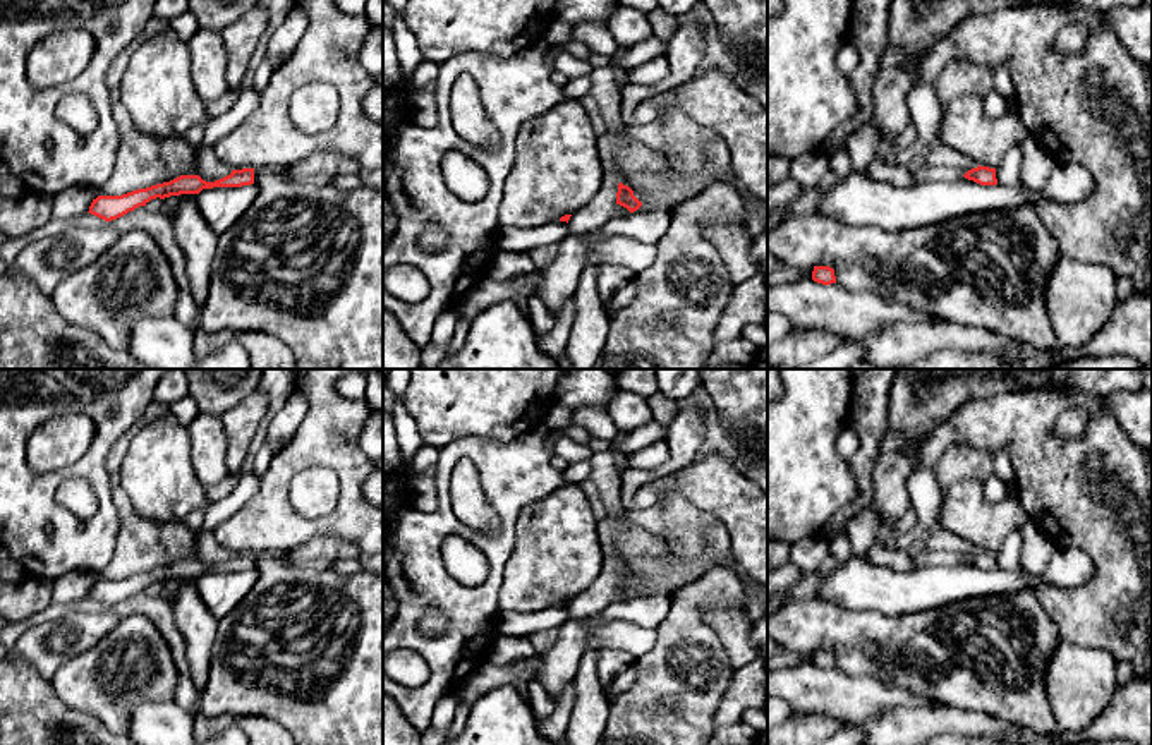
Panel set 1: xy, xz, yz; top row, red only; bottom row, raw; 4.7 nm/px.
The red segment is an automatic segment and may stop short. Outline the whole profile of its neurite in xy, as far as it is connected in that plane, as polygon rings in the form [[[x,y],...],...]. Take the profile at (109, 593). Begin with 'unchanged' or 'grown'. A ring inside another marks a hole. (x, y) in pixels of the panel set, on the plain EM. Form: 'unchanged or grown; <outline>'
unchanged; [[[254,553],[232,554],[230,560],[215,566],[206,566],[199,560],[180,560],[170,566],[137,573],[122,580],[98,580],[93,584],[88,597],[105,606],[112,606],[139,591],[146,591],[156,582],[165,584],[180,578],[199,578],[203,573],[242,572],[251,568],[254,568]]]

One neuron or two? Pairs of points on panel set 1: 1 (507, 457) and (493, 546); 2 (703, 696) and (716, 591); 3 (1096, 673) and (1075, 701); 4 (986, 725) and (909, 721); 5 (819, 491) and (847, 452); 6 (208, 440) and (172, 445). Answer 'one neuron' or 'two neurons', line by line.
1: one neuron
2: one neuron
3: one neuron
4: one neuron
5: two neurons
6: two neurons

